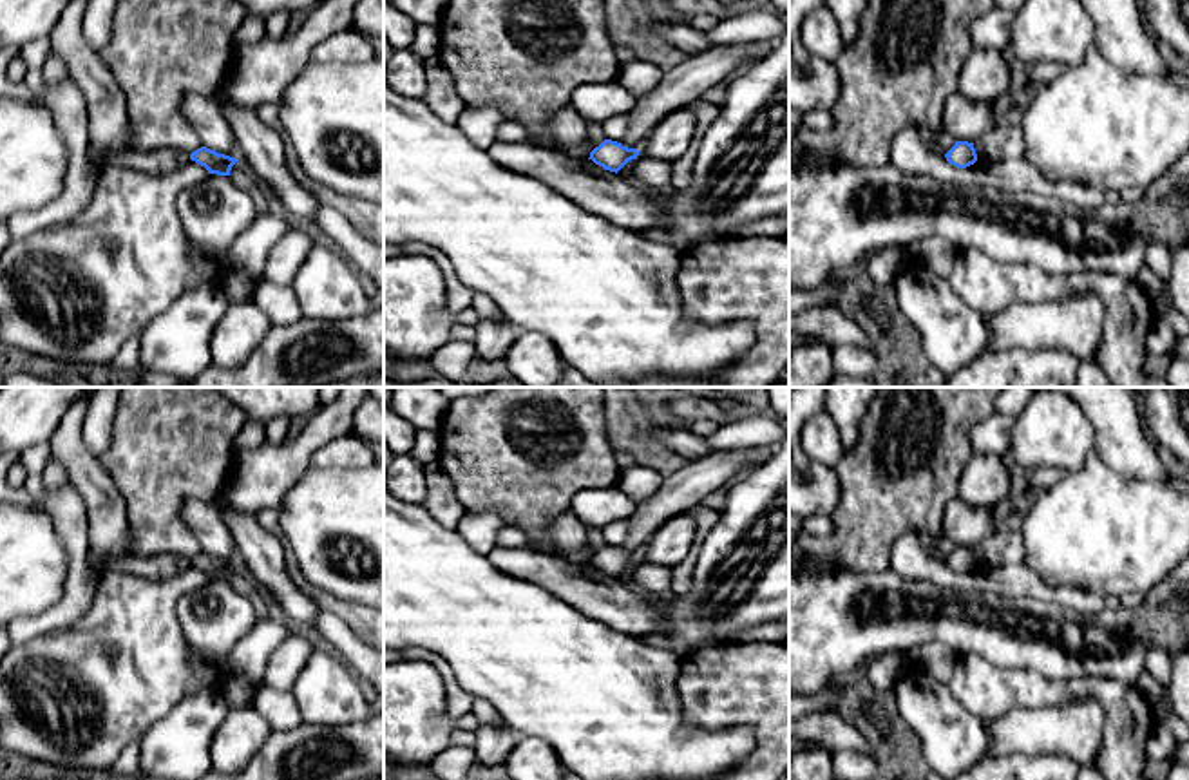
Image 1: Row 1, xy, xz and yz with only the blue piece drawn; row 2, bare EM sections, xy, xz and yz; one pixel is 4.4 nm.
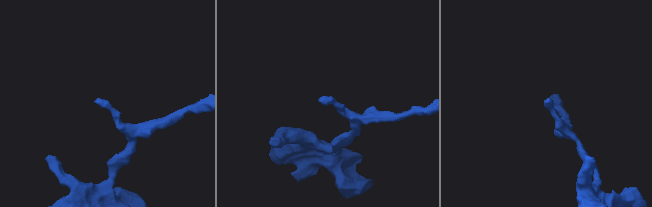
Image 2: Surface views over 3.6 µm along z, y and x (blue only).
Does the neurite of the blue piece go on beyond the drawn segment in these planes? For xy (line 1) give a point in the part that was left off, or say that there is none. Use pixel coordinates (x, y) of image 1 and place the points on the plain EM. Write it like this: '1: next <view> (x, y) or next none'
1: next none

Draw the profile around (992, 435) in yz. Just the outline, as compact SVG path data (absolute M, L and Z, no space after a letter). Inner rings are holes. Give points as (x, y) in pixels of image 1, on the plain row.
M992 413L970 429L974 452L1008 456L1012 452L1012 425L1015 418Z

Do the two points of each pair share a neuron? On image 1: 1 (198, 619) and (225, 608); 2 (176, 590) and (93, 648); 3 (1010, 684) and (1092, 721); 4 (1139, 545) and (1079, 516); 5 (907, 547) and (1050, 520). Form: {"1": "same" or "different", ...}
{"1": "same", "2": "same", "3": "different", "4": "same", "5": "different"}

